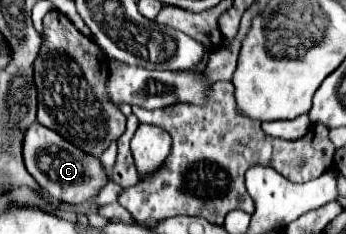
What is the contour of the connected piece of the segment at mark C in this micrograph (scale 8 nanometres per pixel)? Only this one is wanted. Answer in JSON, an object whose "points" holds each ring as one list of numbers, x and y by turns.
{"points":[[34,121,32,127,28,127,28,131,24,133,22,155,24,155,24,165,26,165,28,173,34,177,34,181,52,199,58,199,58,201,80,205,80,203,92,199,108,183,108,175,104,173,104,169,96,157,82,153,72,143,62,139,56,131,40,125,38,121]]}

